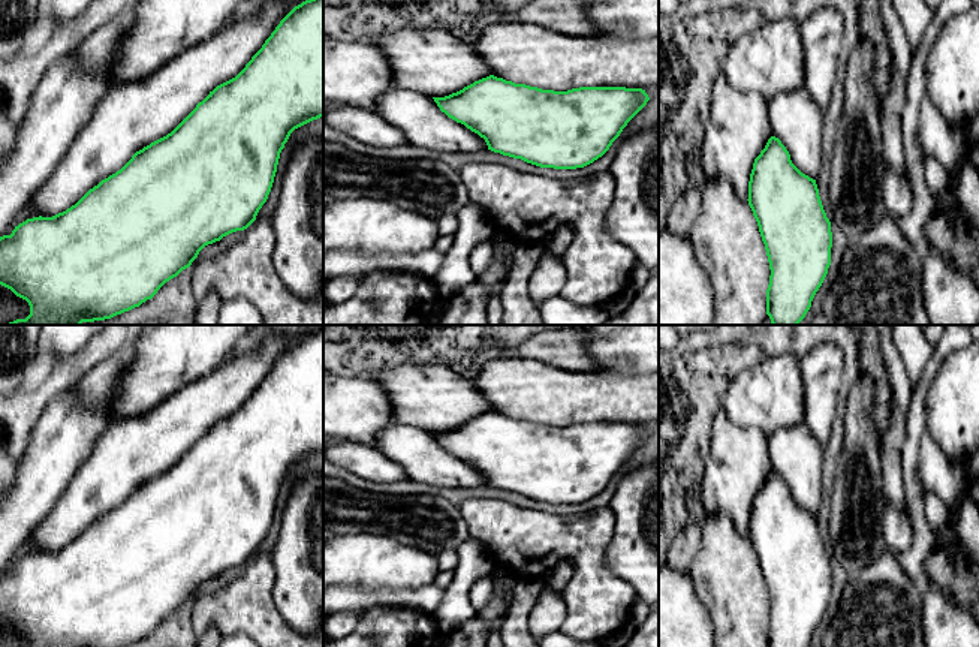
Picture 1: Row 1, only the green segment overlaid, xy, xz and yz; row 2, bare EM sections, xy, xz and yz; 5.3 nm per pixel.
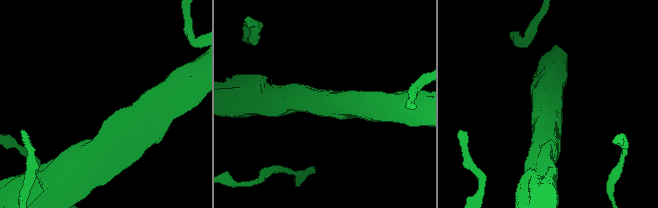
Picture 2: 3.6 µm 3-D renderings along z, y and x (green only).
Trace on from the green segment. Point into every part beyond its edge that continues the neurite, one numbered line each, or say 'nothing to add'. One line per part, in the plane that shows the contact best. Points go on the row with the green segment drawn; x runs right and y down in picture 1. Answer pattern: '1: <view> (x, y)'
1: xy (133, 114)

